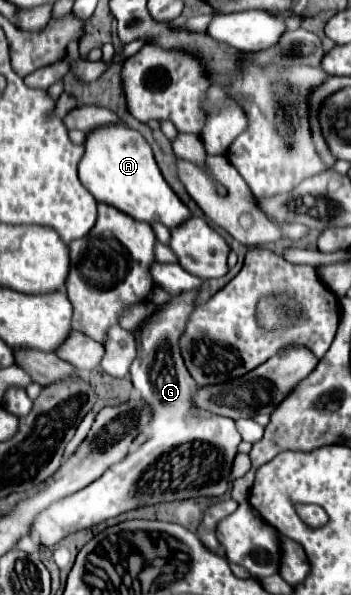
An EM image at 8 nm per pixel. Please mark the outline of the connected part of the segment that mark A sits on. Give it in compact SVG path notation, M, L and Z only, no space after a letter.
M125 125L105 127L105 131L93 131L87 135L79 179L99 203L109 203L137 221L145 221L149 225L163 223L167 229L175 229L191 219L191 211L163 179L149 143L139 131Z

